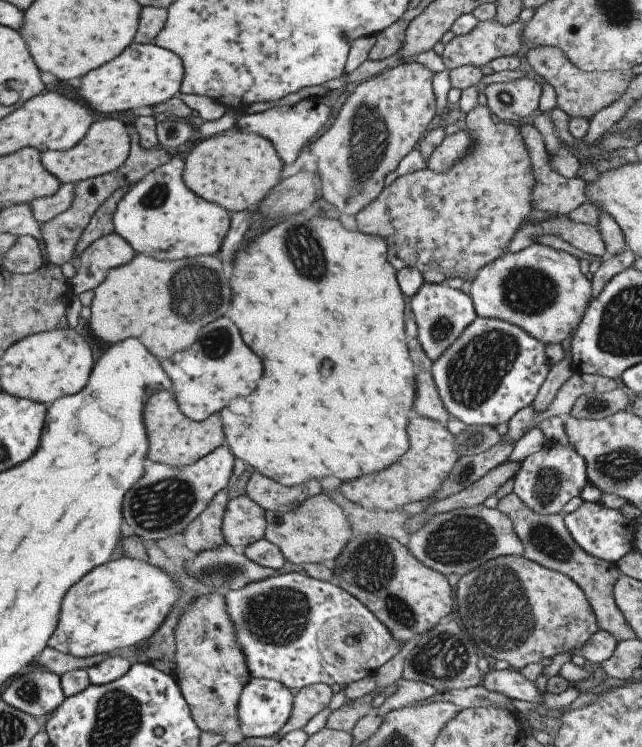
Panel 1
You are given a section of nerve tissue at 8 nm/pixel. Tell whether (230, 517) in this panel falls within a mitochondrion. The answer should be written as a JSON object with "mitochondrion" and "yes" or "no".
{"mitochondrion":"no"}

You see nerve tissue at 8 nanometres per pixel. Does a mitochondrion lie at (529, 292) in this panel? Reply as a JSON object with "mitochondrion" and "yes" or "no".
{"mitochondrion":"yes"}

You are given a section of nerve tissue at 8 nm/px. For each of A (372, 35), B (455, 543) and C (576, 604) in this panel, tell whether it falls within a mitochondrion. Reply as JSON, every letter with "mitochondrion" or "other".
{"A":"other","B":"mitochondrion","C":"other"}

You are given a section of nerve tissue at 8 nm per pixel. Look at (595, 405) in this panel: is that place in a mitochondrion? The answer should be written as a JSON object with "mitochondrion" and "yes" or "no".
{"mitochondrion":"yes"}

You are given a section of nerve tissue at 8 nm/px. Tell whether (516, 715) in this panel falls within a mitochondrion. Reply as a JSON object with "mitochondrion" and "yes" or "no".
{"mitochondrion":"no"}

